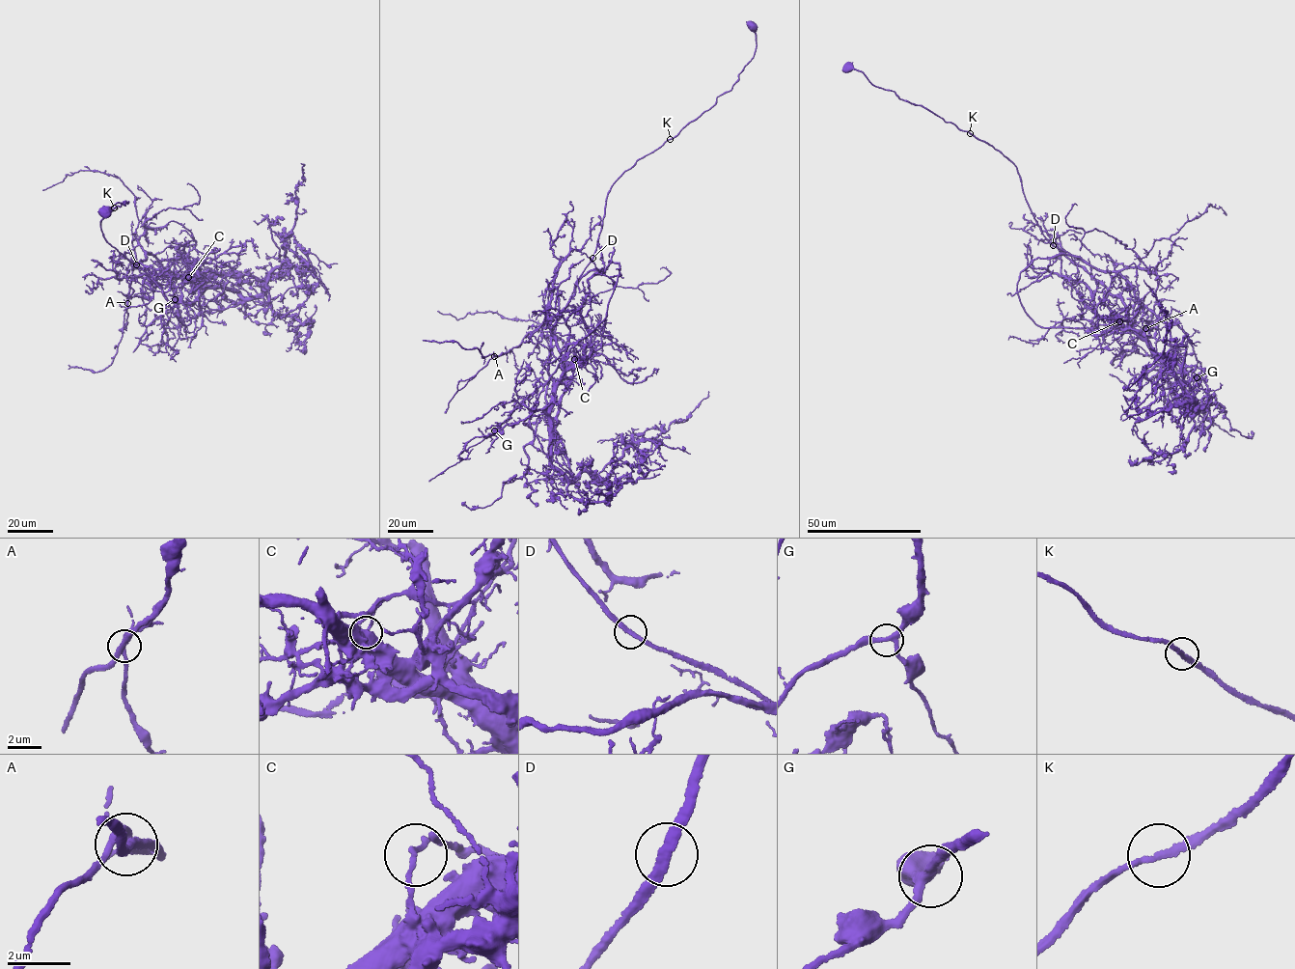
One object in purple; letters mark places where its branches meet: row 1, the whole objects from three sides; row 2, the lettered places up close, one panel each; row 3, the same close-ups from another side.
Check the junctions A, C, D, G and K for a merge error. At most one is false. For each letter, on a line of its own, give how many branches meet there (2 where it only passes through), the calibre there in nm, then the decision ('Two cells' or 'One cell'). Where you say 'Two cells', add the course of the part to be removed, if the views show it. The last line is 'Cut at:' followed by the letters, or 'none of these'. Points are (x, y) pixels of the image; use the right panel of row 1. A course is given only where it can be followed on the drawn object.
A: Branches: 2. Thickness 280 nm. One cell
C: Branches: 2. Thickness 110 nm. Two cells. Course of the part to remove: (1119, 321), (1141, 307), (1118, 273), (1063, 254), (1021, 272), (1036, 324), (1164, 342), (1252, 432)
D: Branches: 2. Thickness 240 nm. One cell
G: Branches: 3. Thickness 260 nm. One cell
K: Branches: 2. Thickness 200 nm. One cell
Cut at: C

